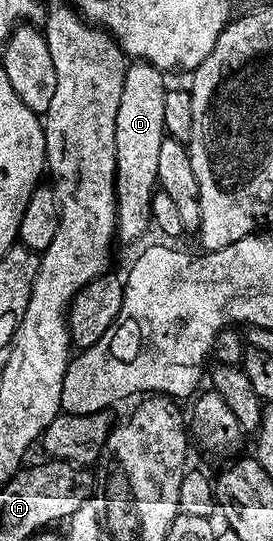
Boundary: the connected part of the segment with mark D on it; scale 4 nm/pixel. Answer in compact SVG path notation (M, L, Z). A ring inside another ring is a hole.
M131 61L124 72L124 89L120 92L120 108L116 108L116 184L114 195L118 205L116 238L121 242L134 242L146 229L151 229L150 205L158 185L156 163L160 144L168 137L164 124L164 96L168 89L167 75L147 62Z

